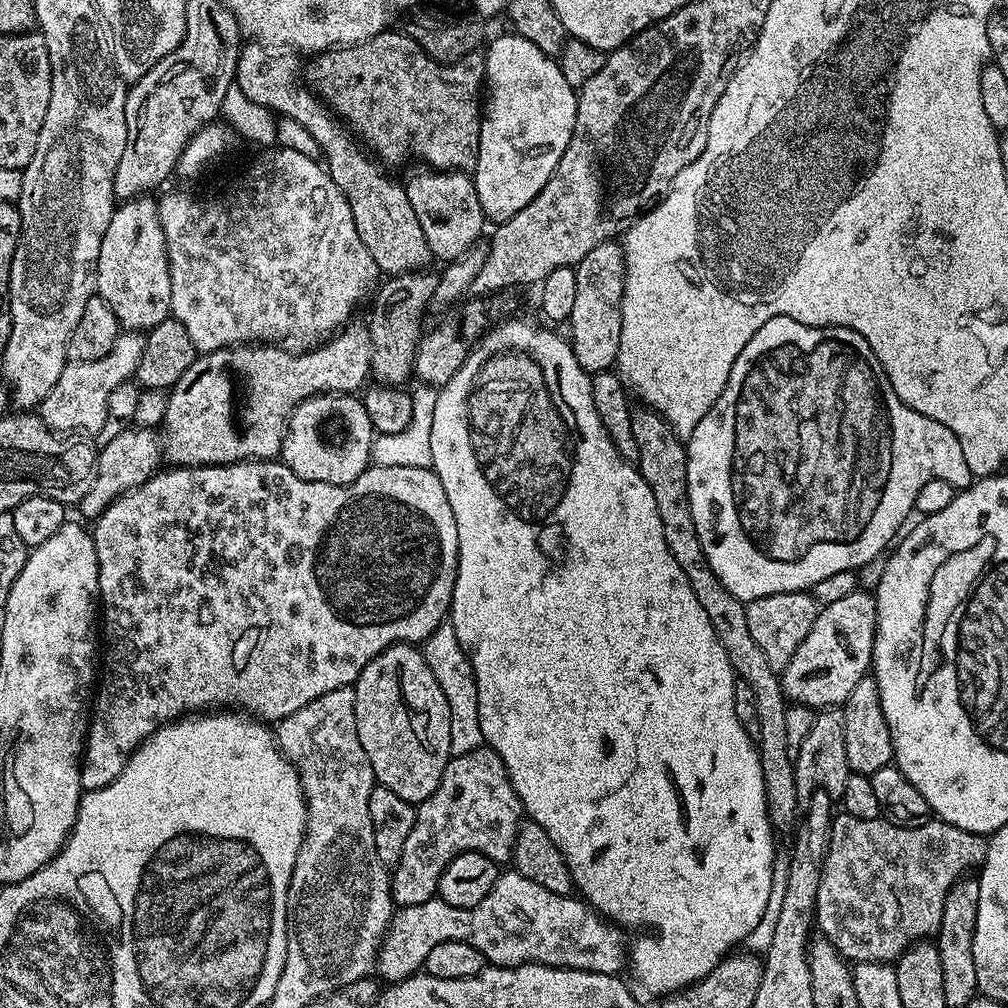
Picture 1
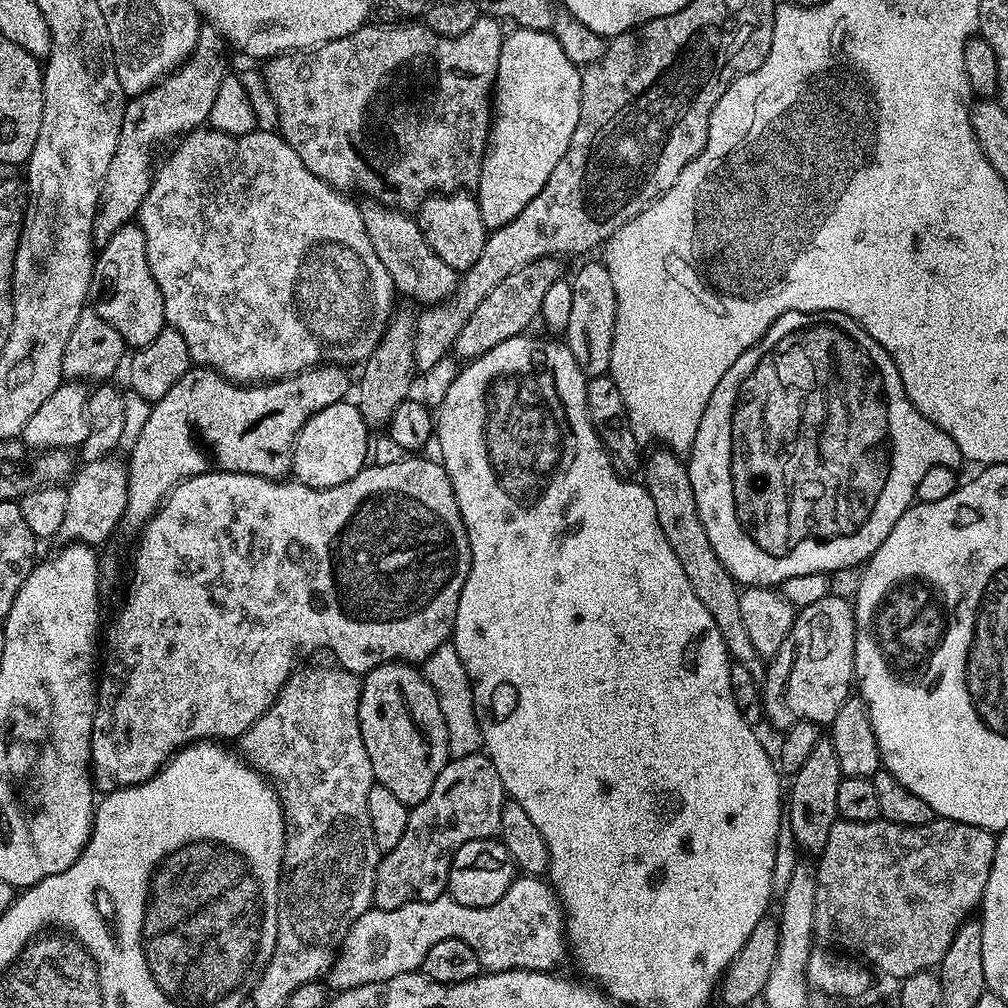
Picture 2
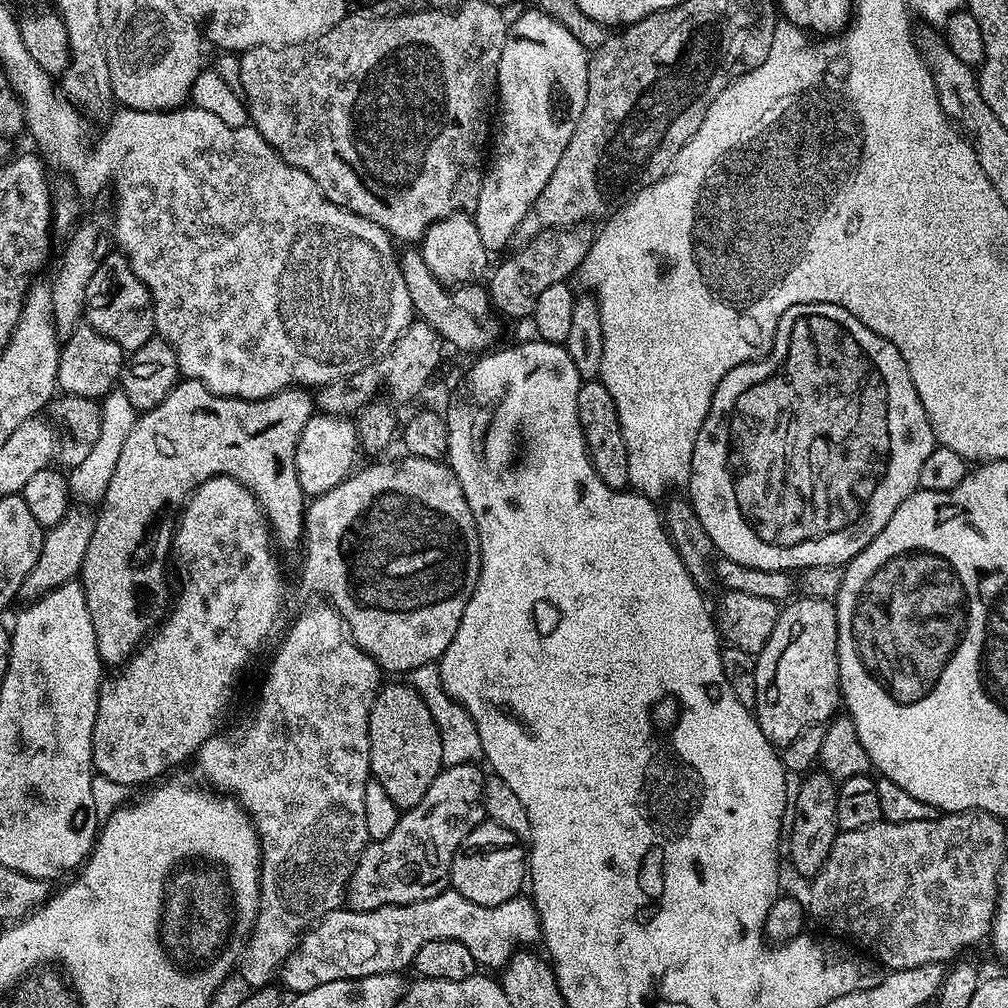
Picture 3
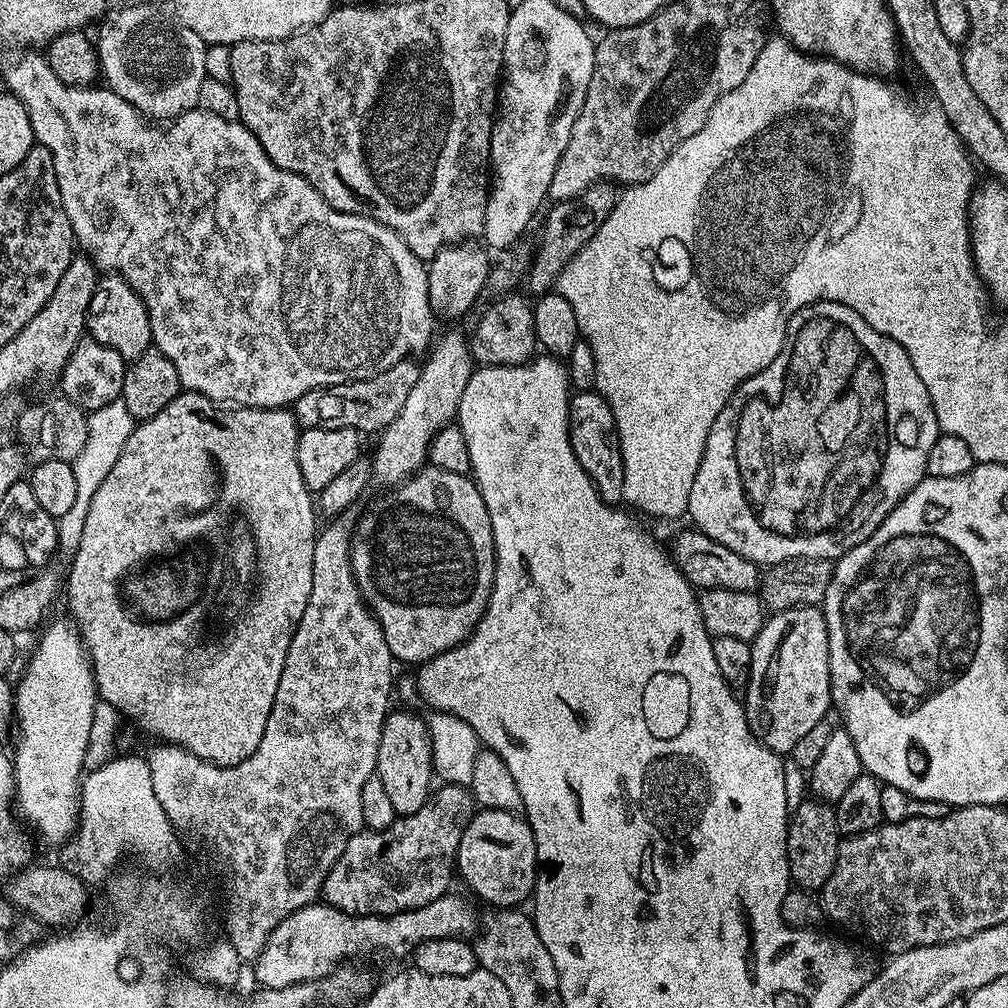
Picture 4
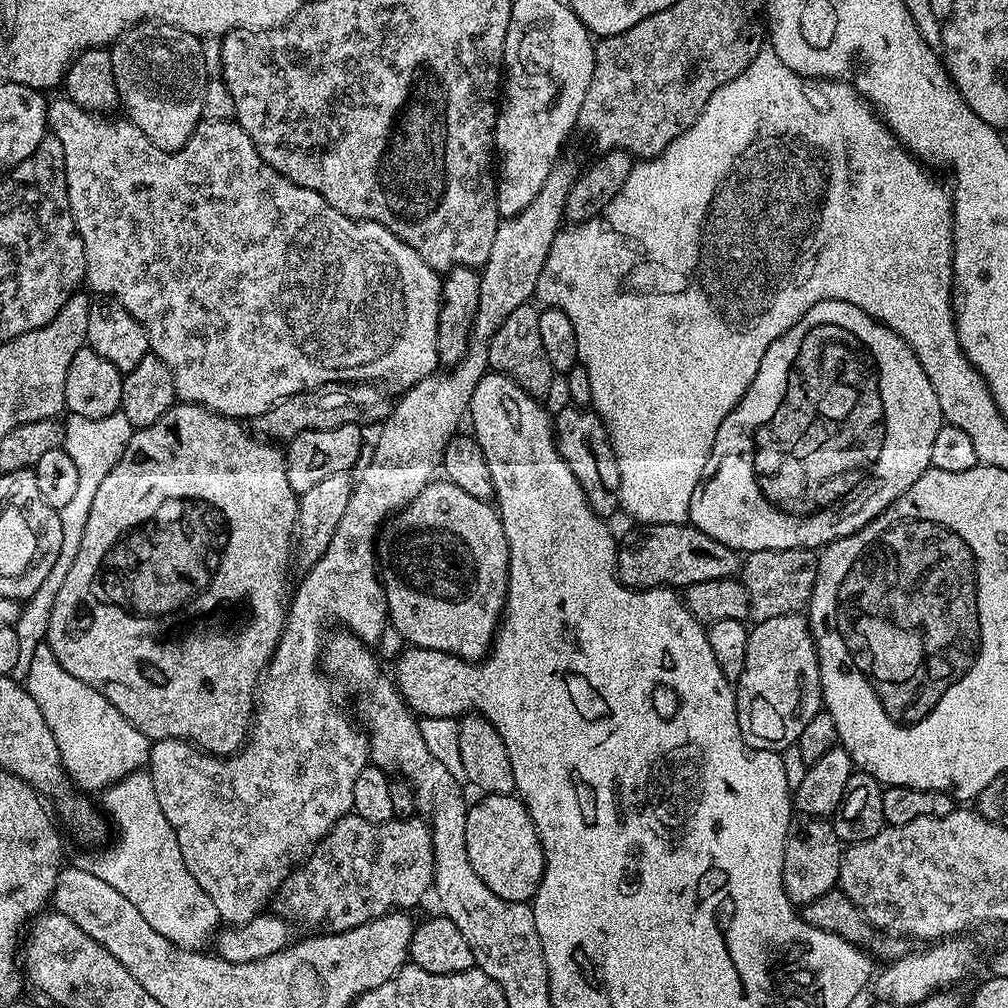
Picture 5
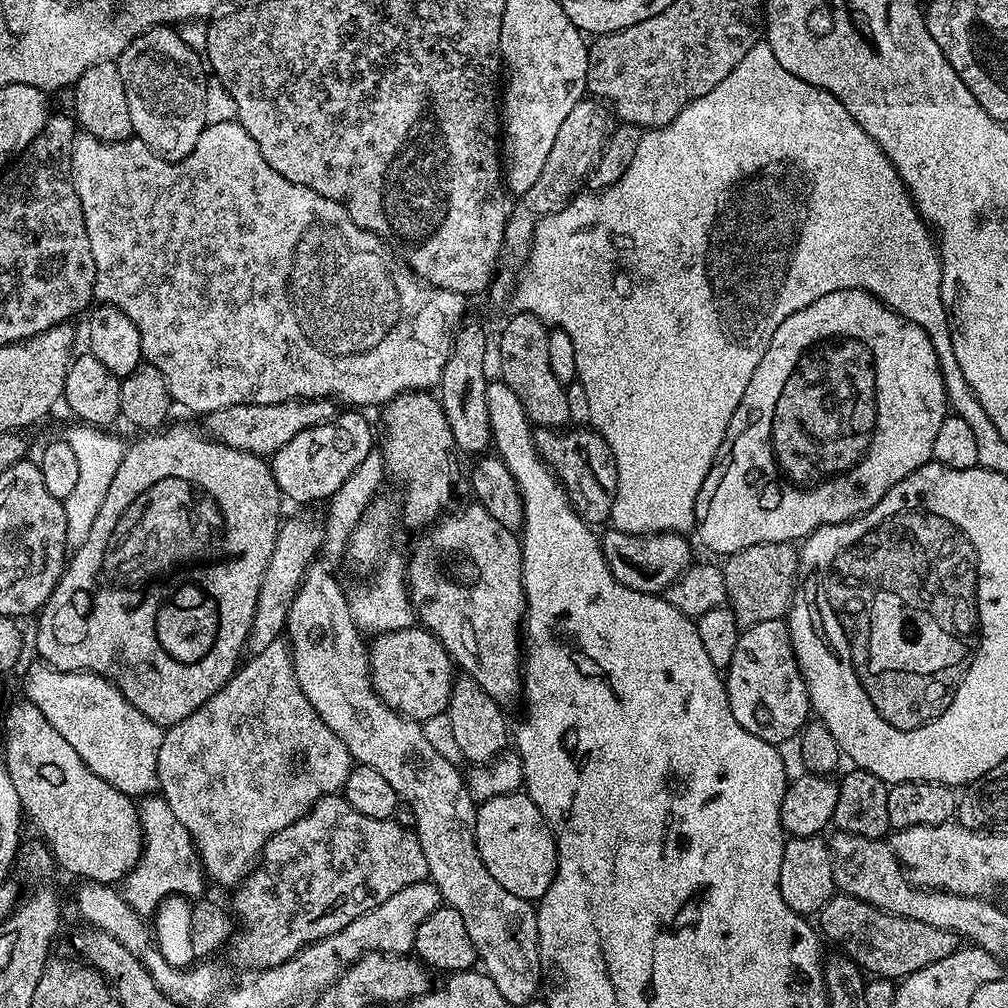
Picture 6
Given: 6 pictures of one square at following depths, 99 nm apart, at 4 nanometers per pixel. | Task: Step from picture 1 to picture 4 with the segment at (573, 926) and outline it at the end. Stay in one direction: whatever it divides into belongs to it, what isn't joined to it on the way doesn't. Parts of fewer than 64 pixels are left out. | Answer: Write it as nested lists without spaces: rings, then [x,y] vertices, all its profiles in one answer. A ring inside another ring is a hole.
[[[455,894],[393,916],[351,916],[327,902],[308,904],[302,910],[296,910],[294,914],[287,916],[270,934],[272,944],[266,942],[260,953],[272,956],[272,964],[259,957],[255,960],[257,985],[260,988],[285,988],[319,982],[333,971],[336,965],[332,964],[339,960],[356,960],[371,952],[407,957],[422,942],[430,942],[430,938],[468,938],[477,928],[478,916],[476,920],[471,906]]]

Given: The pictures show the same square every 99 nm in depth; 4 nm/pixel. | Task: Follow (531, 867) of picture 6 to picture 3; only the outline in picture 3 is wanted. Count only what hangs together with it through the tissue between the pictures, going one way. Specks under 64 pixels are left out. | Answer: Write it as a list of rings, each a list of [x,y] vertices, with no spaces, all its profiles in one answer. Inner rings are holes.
[[[482,822],[458,846],[458,850],[452,859],[452,874],[450,877],[451,891],[462,894],[470,902],[478,902],[478,906],[498,906],[502,902],[512,900],[515,896],[521,895],[522,889],[526,884],[526,848],[521,837],[516,836],[510,830],[491,822]]]

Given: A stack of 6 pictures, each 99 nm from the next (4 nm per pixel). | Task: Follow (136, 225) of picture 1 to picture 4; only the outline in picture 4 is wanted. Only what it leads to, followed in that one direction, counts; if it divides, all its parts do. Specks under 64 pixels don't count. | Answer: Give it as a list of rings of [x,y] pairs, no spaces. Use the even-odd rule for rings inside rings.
[[[104,274],[96,281],[94,298],[90,298],[86,332],[89,337],[110,350],[118,350],[125,362],[137,360],[144,351],[153,347],[150,318],[142,298],[121,276]]]

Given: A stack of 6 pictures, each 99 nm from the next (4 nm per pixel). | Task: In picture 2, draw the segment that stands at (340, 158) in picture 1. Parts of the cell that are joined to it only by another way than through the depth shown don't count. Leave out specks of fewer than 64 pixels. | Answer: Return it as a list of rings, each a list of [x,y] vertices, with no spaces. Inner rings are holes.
[[[365,199],[359,205],[362,222],[366,226],[366,234],[370,234],[370,242],[378,258],[382,258],[382,266],[386,266],[386,274],[390,274],[392,287],[404,296],[413,296],[420,306],[440,304],[448,299],[456,290],[458,273],[456,269],[446,266],[438,254],[426,242],[420,225],[407,211],[399,208],[387,208],[377,200]]]

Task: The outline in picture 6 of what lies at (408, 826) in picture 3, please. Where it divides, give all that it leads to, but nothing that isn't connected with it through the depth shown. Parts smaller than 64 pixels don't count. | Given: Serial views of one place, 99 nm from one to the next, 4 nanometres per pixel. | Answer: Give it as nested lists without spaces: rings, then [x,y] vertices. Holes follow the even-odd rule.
[[[343,795],[321,796],[306,815],[268,839],[258,863],[235,885],[230,908],[238,921],[238,931],[227,945],[228,956],[238,967],[248,968],[244,970],[278,966],[309,944],[338,934],[354,918],[373,906],[382,906],[386,898],[427,876],[426,854],[422,854],[420,838],[413,829],[404,828],[395,819],[366,818],[366,814],[358,814],[354,806],[347,804]]]

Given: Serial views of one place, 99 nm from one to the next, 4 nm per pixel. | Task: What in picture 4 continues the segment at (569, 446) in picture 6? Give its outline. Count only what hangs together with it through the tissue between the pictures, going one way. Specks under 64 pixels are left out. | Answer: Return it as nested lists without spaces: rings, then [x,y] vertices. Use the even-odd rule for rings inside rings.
[[[595,390],[589,392],[577,391],[568,401],[568,441],[574,450],[574,458],[586,470],[586,474],[594,482],[598,494],[608,504],[613,506],[619,505],[624,500],[624,463],[620,453],[620,439],[618,430],[614,422],[614,410],[606,402],[606,398],[601,392]]]

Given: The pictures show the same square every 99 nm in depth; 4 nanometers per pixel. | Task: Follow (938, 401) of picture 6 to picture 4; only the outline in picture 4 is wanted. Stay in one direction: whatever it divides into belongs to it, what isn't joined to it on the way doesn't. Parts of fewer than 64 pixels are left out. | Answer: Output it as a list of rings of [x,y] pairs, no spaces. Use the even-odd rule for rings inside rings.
[[[822,300],[820,303],[810,304],[807,308],[802,308],[792,315],[788,323],[788,332],[784,336],[784,345],[778,354],[778,358],[774,358],[774,362],[770,362],[770,366],[766,366],[758,374],[754,374],[748,380],[740,383],[736,388],[736,393],[730,398],[730,402],[726,402],[722,414],[718,414],[718,418],[714,418],[714,426],[710,426],[710,434],[706,438],[706,450],[702,454],[698,474],[694,474],[694,486],[690,486],[687,515],[692,516],[693,522],[696,523],[693,525],[699,531],[705,532],[710,538],[714,538],[714,542],[722,542],[722,546],[730,546],[730,550],[734,550],[734,554],[742,554],[742,558],[750,558],[750,562],[761,566],[781,564],[787,560],[831,560],[836,562],[854,546],[866,542],[866,538],[870,538],[870,534],[874,534],[874,530],[878,530],[878,526],[882,526],[882,522],[888,517],[890,510],[894,510],[894,506],[898,506],[898,502],[902,498],[906,498],[906,494],[910,494],[910,490],[914,490],[914,486],[918,486],[921,480],[925,479],[926,458],[930,458],[930,446],[934,446],[934,442],[941,435],[934,414],[934,406],[930,402],[930,394],[926,394],[926,386],[922,386],[922,378],[918,378],[918,370],[914,370],[914,362],[910,362],[908,352],[902,350],[902,346],[898,346],[898,342],[886,338],[886,334],[878,334],[878,330],[874,330],[874,326],[870,326],[870,322],[866,322],[866,318],[854,314],[854,310],[850,310],[850,306],[842,306],[838,302]]]

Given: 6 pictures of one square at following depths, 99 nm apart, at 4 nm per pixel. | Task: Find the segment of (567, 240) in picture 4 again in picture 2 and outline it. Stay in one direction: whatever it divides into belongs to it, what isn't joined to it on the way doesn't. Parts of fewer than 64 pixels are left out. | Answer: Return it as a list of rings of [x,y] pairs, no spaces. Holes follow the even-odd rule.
[[[543,256],[541,260],[522,266],[522,270],[514,270],[507,278],[502,278],[482,302],[478,302],[478,310],[470,314],[468,321],[462,326],[455,338],[453,353],[462,360],[479,359],[482,353],[489,352],[499,342],[508,341],[512,337],[523,336],[529,331],[532,323],[537,323],[542,306],[542,298],[546,290],[554,286],[564,275],[564,268],[554,256]]]

